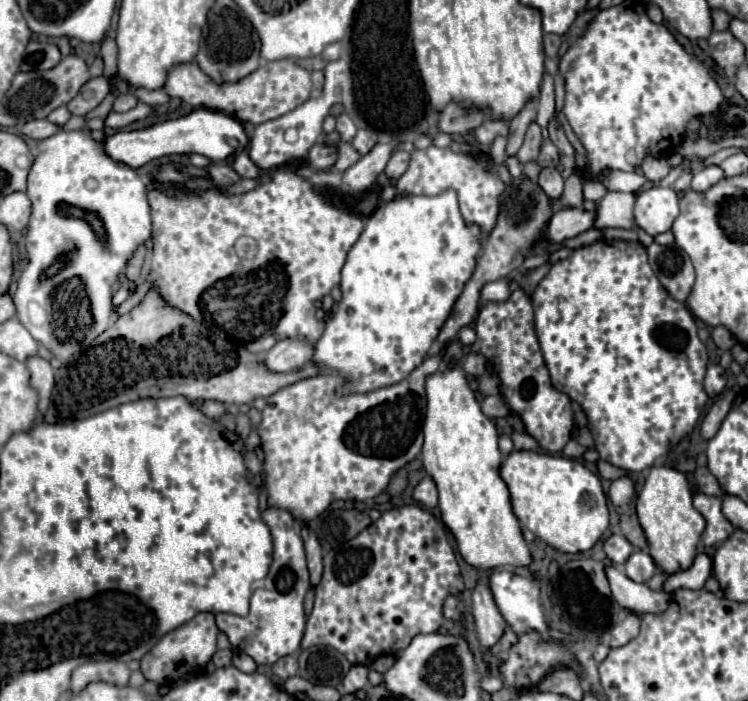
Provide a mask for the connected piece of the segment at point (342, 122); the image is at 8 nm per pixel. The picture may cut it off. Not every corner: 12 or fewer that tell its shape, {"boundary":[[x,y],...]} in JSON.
{"boundary":[[342,113],[336,121],[340,141],[352,141],[356,125]]}

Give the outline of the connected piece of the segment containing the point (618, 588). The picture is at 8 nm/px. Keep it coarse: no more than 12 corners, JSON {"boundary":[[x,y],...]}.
{"boundary":[[606,567],[614,599],[634,615],[664,613],[670,595]]}

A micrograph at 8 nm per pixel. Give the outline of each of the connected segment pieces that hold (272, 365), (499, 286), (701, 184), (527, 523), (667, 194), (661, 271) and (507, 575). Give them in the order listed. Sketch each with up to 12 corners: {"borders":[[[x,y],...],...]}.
{"borders":[[[302,339],[278,341],[264,359],[274,373],[288,373],[312,359]],[[498,279],[482,289],[484,301],[506,301],[512,279]],[[720,165],[694,173],[692,189],[710,189],[724,177]],[[512,451],[500,475],[520,525],[560,553],[608,527],[598,475]],[[670,187],[638,193],[634,219],[648,235],[670,231],[678,195]],[[676,245],[648,247],[650,267],[670,297],[684,303],[694,267]],[[494,571],[488,587],[516,635],[548,631],[536,579]]]}

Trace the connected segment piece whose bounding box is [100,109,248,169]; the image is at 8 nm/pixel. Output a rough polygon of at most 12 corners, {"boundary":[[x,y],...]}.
{"boundary":[[222,111],[190,115],[100,141],[134,169],[168,155],[238,155],[248,137]]}

